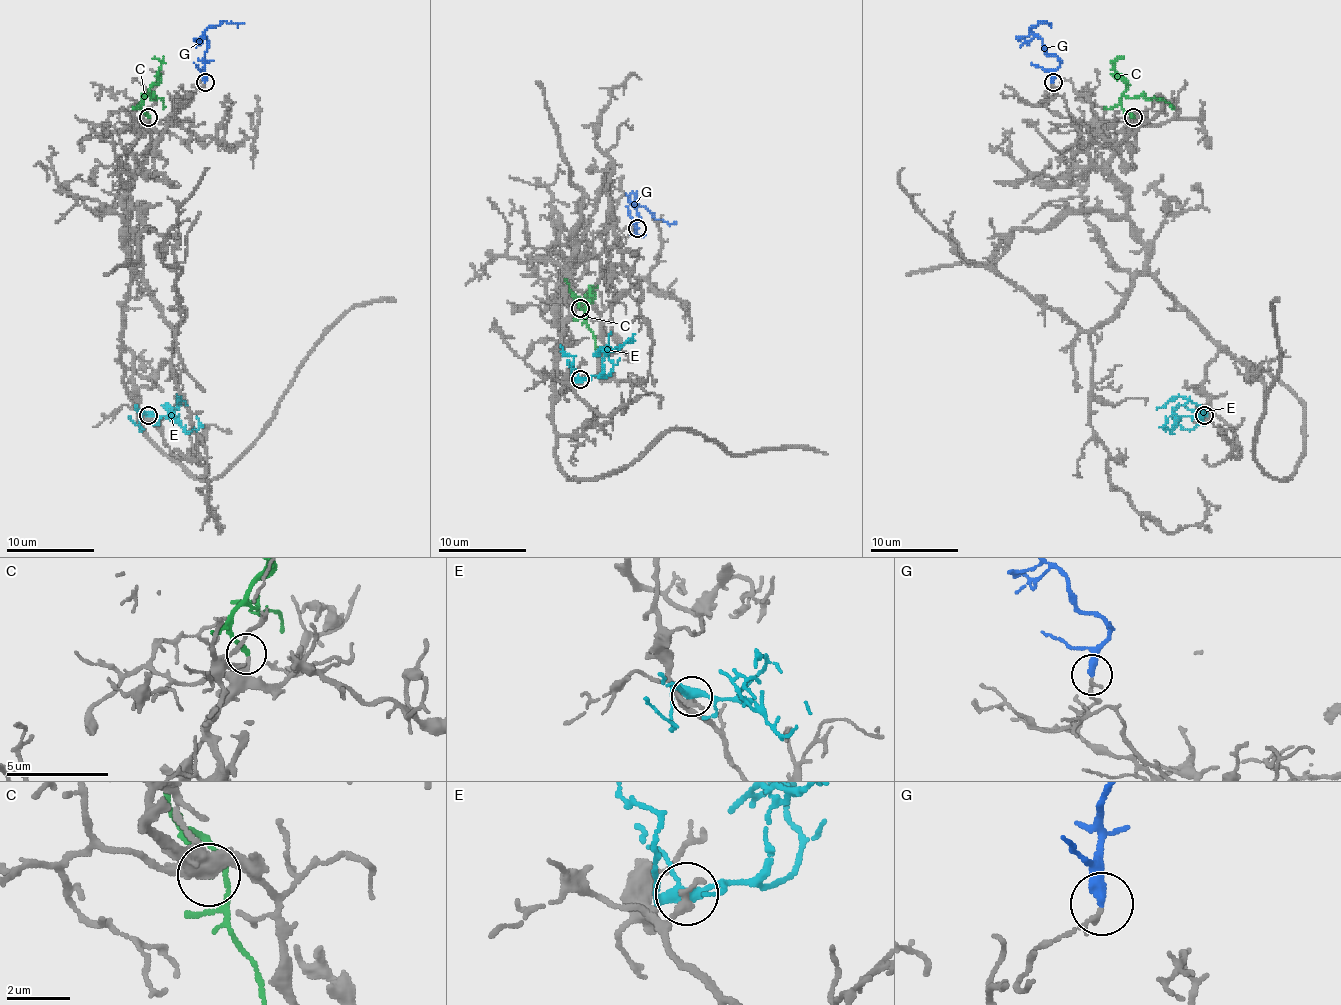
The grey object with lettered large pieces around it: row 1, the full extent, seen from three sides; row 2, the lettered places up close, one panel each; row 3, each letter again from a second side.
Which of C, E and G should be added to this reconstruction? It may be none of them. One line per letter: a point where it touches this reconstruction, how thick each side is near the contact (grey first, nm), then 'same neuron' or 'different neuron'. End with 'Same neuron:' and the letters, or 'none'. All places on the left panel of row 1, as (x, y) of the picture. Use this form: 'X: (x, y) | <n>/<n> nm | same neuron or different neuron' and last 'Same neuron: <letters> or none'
C: (148, 117) | 240/240 nm | same neuron
E: (148, 415) | 320/300 nm | different neuron
G: (205, 82) | 180/340 nm | different neuron
Same neuron: C

